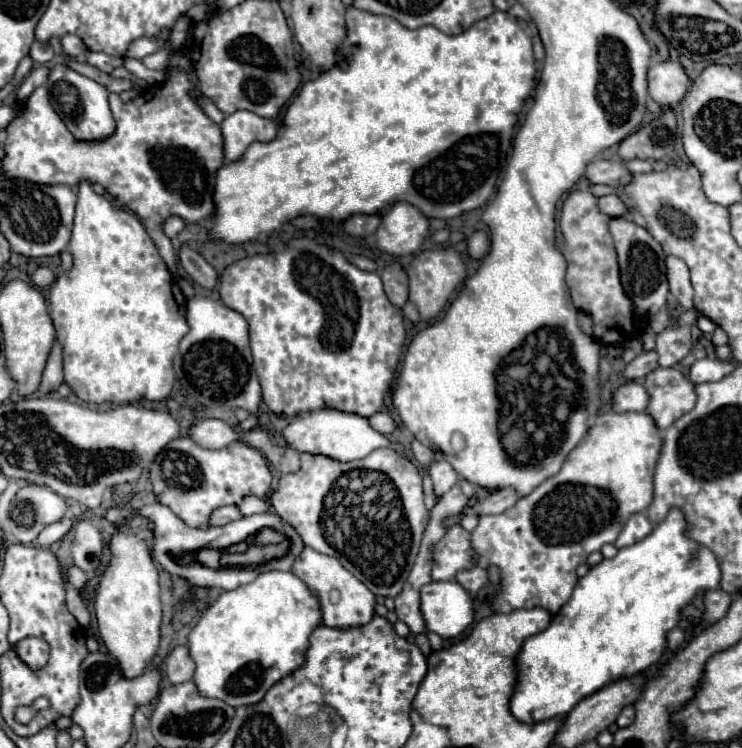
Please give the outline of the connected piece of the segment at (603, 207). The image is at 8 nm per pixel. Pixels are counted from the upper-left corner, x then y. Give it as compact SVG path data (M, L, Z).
M615 194L599 198L599 210L605 212L607 216L613 216L613 218L615 218L615 216L623 216L623 214L627 214L627 208L625 208L623 200L621 200L619 196L615 196Z

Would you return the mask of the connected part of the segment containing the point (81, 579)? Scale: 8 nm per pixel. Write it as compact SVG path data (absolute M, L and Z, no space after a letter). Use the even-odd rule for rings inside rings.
M73 566L73 568L69 568L69 570L67 570L67 580L69 580L69 584L71 584L71 586L81 588L81 586L87 582L87 574L85 574L83 570L79 570L77 566Z

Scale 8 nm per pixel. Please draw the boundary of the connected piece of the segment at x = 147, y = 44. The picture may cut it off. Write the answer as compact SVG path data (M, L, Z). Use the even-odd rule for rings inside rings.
M163 30L159 38L139 38L135 40L129 50L127 50L127 56L131 58L145 58L147 54L153 54L153 50L157 50L157 46L161 46L161 42L165 42L165 38L169 38L169 32L171 30Z

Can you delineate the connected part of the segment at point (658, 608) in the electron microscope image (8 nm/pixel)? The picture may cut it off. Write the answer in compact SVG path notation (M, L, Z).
M671 508L663 522L633 546L621 548L617 556L601 560L587 576L579 578L571 598L555 614L551 626L529 640L525 640L517 656L517 686L511 698L511 714L527 724L543 722L555 716L565 716L585 696L623 676L633 676L651 668L667 648L667 632L681 620L685 606L693 602L699 592L719 588L719 562L715 554L691 540L687 534L687 520L679 508Z

